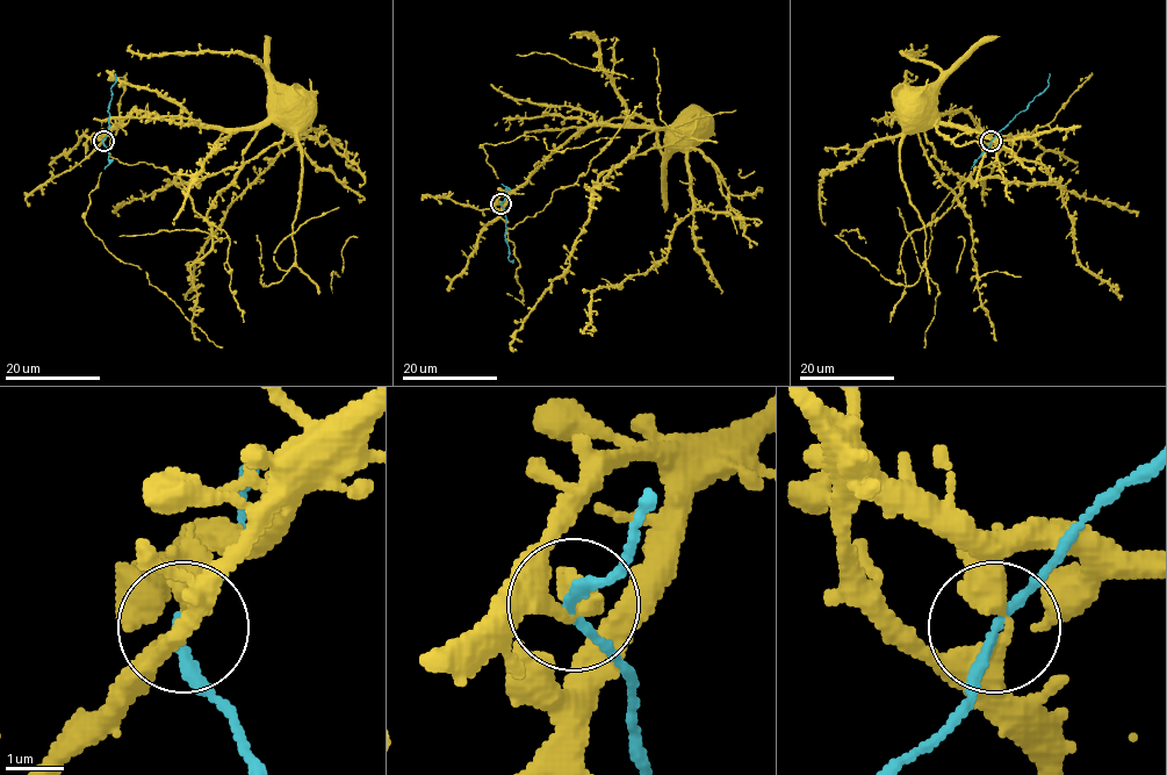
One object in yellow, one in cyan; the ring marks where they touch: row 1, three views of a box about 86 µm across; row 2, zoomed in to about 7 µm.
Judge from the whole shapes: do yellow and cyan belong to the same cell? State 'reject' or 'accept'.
accept

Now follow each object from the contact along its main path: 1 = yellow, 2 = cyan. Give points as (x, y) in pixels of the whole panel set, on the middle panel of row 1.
1: (499, 203), (584, 128), (596, 124), (692, 127), (700, 121)
2: (501, 203), (505, 210), (505, 239), (512, 263)

